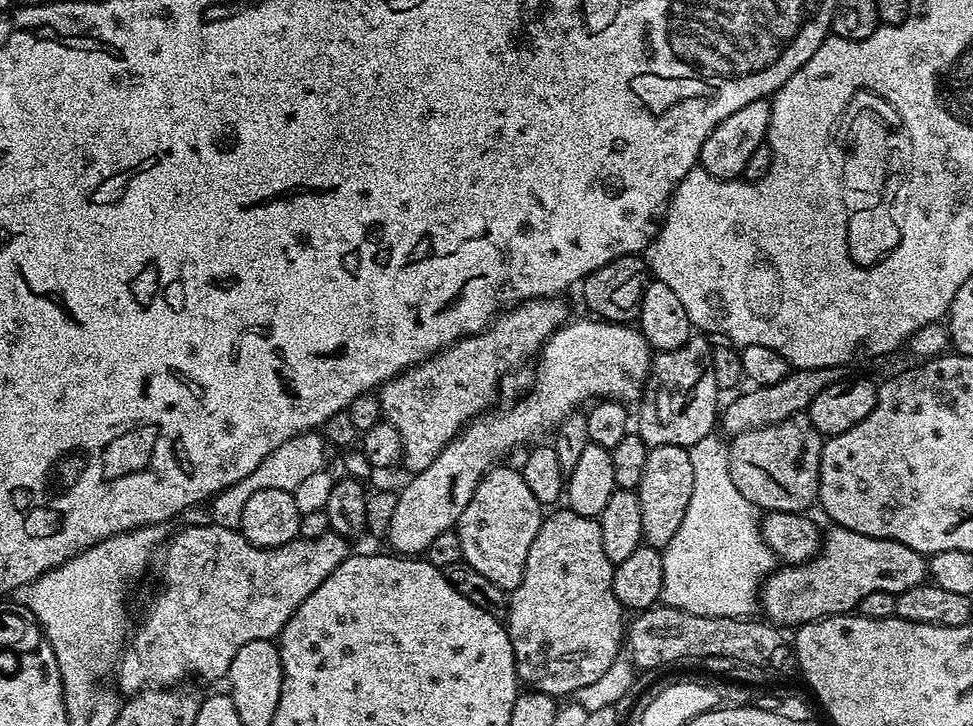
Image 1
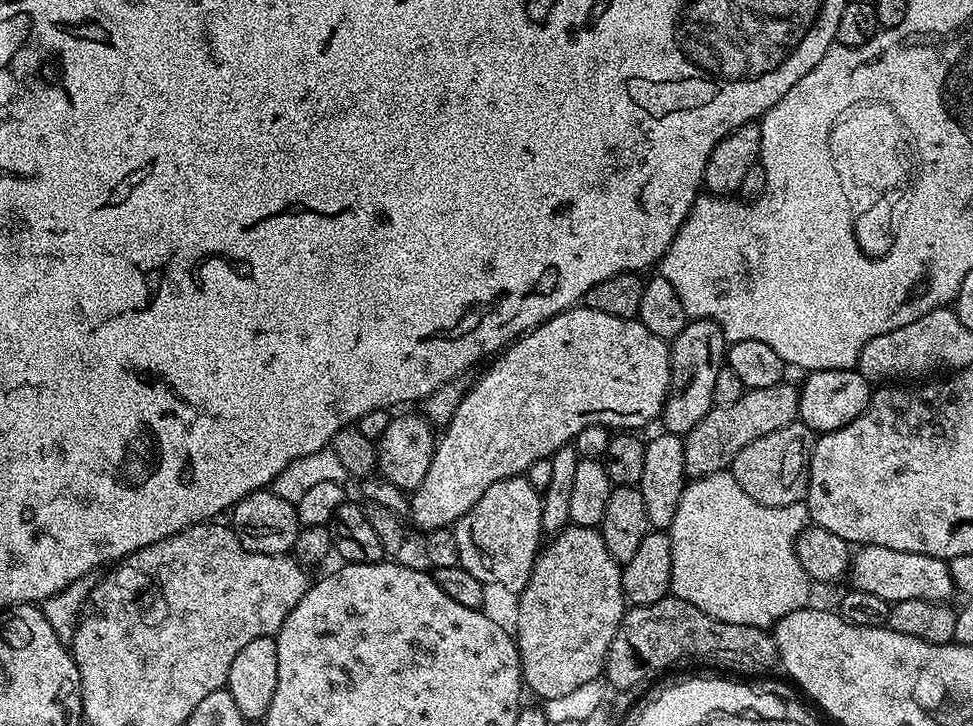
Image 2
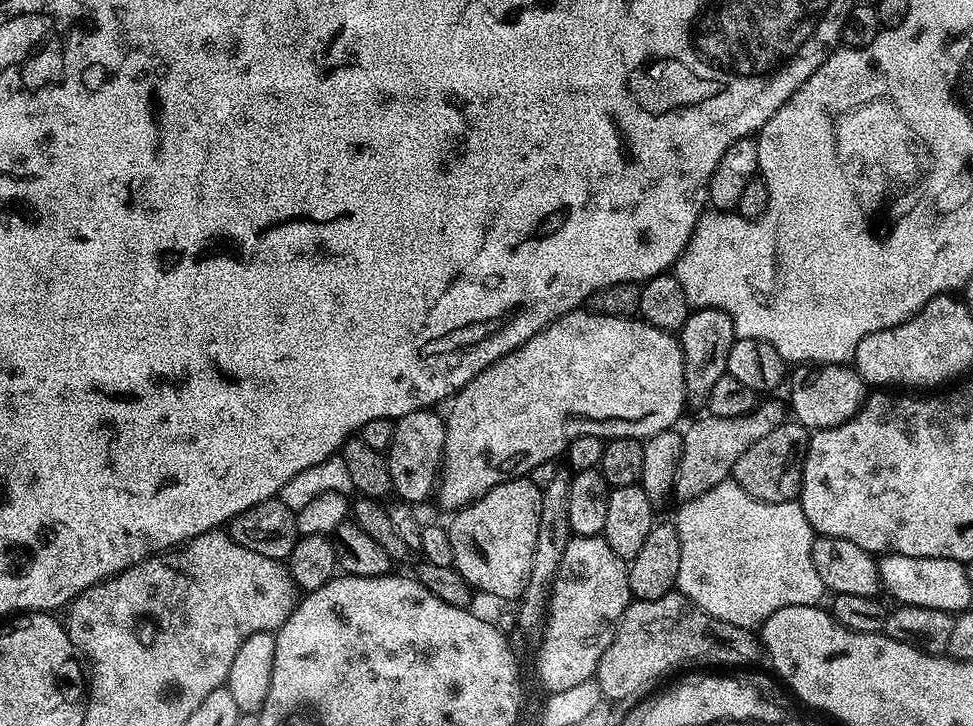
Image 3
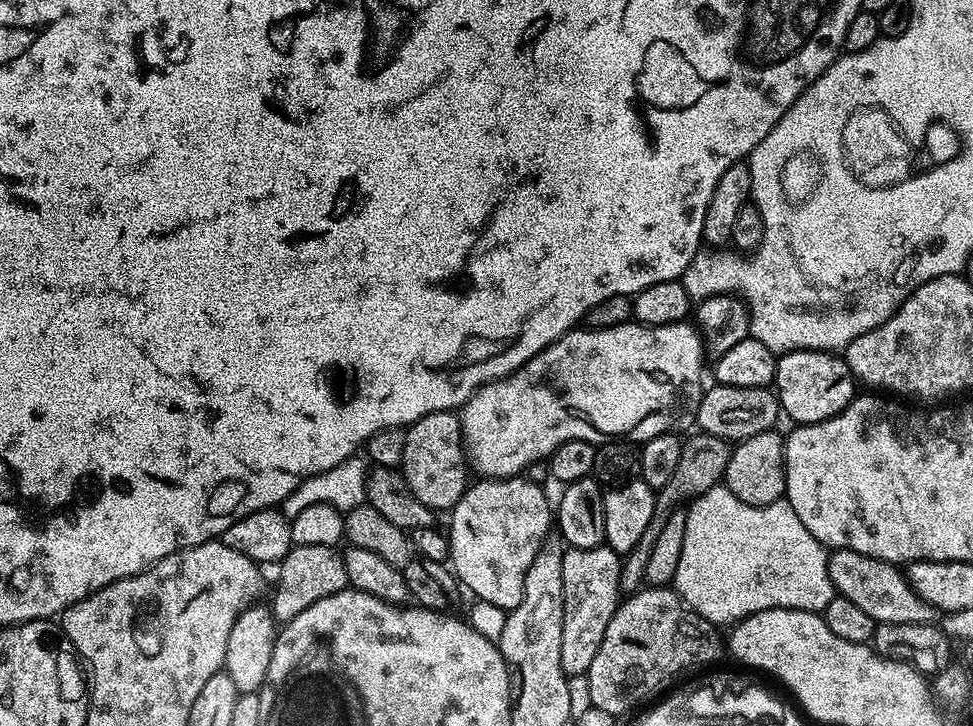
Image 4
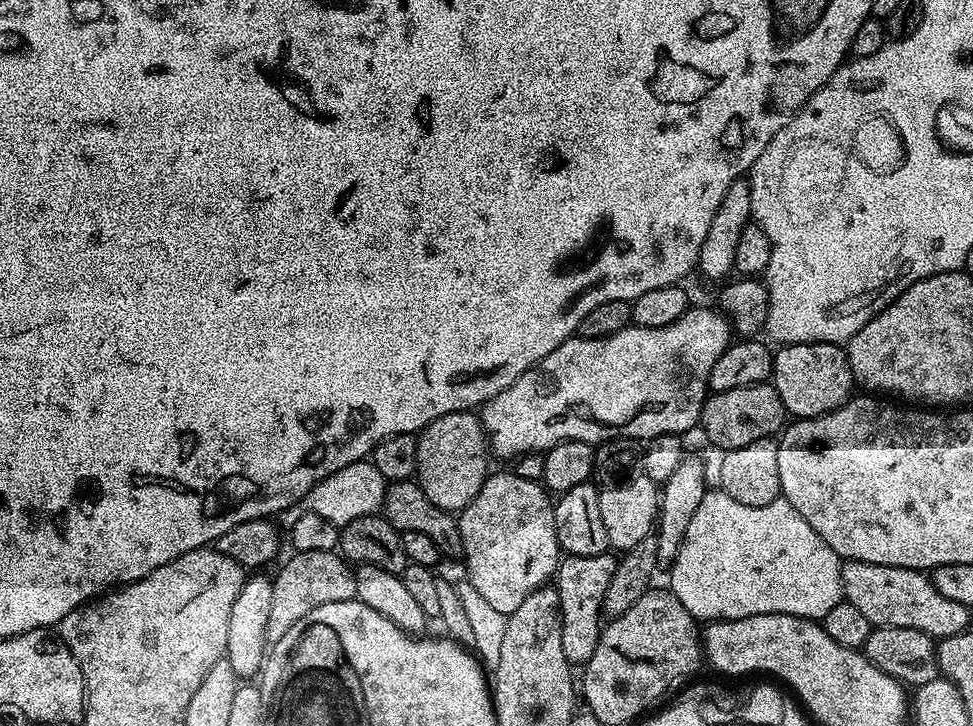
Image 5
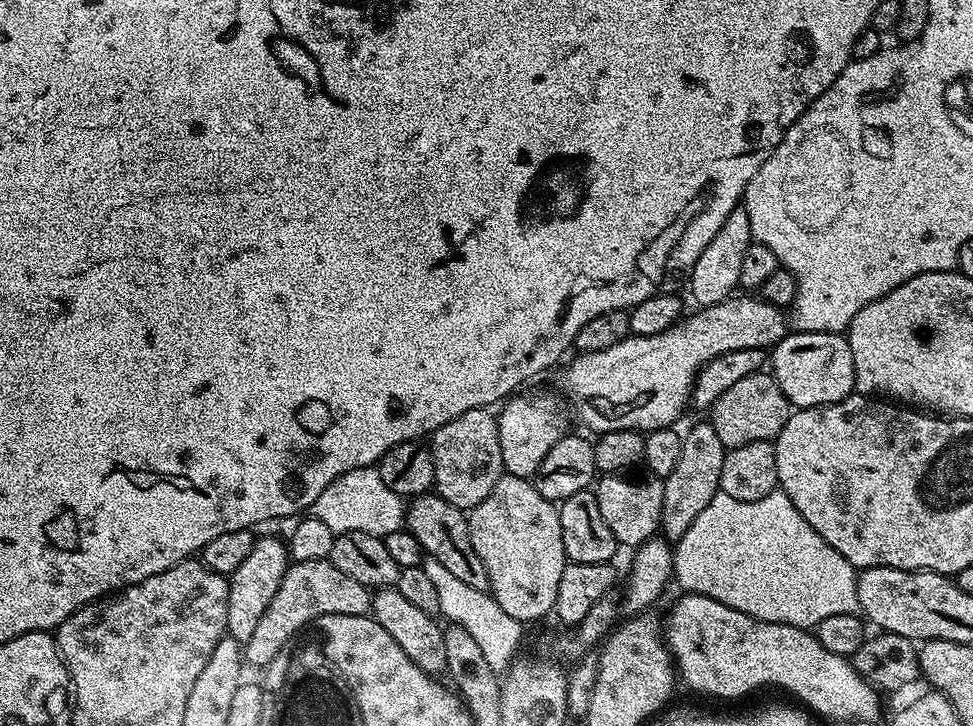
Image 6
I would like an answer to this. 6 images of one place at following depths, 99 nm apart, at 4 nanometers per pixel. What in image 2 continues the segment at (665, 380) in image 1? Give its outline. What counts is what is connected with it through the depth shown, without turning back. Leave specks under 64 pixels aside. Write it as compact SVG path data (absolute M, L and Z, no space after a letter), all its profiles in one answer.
M689 319L688 325L670 342L670 386L662 413L667 431L685 434L693 430L713 408L714 382L718 370L726 367L729 341L722 334L722 326L713 320Z

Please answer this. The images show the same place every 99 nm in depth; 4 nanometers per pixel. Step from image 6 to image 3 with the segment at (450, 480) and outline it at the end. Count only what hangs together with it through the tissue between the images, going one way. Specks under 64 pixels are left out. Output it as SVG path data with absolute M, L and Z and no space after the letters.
M432 408L414 410L400 417L394 426L394 438L386 453L392 492L408 504L420 504L428 495L437 491L442 479L444 447L446 446L445 417Z

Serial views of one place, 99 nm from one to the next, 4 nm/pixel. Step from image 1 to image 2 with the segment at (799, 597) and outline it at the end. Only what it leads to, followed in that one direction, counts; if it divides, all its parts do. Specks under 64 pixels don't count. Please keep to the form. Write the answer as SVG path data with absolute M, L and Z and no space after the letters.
M873 544L863 545L853 555L850 584L858 590L870 590L870 594L878 594L878 598L886 598L890 602L906 598L944 602L954 592L947 560L939 560L926 554L910 554L906 550L886 550L886 546Z

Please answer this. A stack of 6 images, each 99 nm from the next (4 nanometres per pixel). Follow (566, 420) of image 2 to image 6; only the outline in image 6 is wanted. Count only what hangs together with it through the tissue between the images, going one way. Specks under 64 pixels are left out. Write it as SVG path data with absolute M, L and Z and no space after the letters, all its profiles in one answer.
M733 294L714 306L696 310L693 316L685 315L679 324L662 334L653 336L630 334L625 340L618 342L618 346L573 355L573 360L569 359L563 365L564 377L561 378L560 384L564 387L563 395L570 401L571 411L574 416L576 411L577 418L589 428L587 429L589 433L628 430L647 434L659 428L673 427L677 423L675 420L683 414L684 407L689 407L692 386L696 382L697 374L714 358L730 354L734 350L771 349L783 336L788 335L789 331L790 324L786 319L785 309L777 308L776 305L752 294Z

